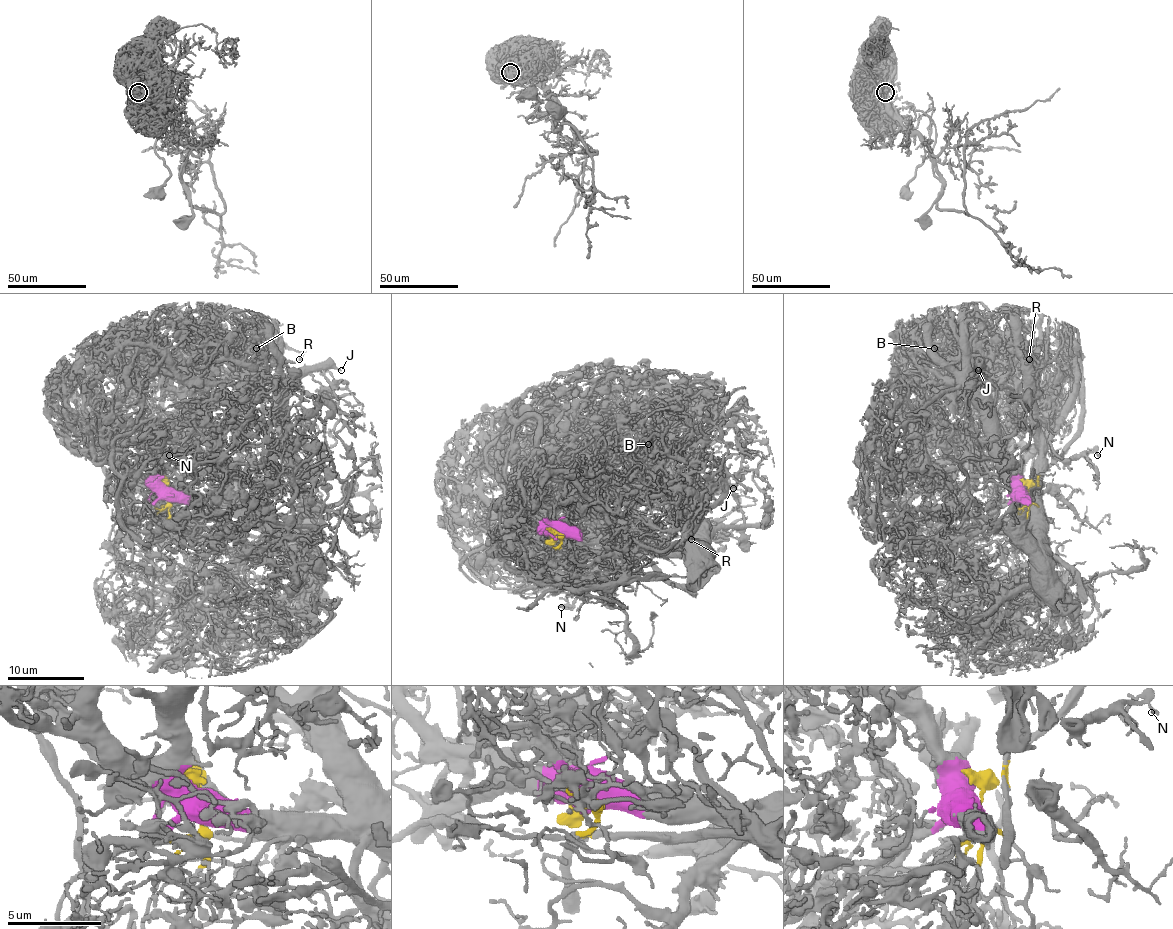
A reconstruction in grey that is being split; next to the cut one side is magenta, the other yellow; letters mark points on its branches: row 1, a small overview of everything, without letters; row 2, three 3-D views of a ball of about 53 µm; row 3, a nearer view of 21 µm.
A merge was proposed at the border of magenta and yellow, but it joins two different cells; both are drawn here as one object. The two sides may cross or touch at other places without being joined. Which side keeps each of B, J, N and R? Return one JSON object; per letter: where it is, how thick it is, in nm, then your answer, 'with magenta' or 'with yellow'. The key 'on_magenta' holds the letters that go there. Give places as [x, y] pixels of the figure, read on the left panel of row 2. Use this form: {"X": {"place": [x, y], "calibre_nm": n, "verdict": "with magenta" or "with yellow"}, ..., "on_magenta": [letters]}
{"B": {"place": [256, 348], "calibre_nm": 110, "verdict": "with magenta"}, "J": {"place": [341, 370], "calibre_nm": 190, "verdict": "with magenta"}, "N": {"place": [169, 455], "calibre_nm": 150, "verdict": "with magenta"}, "R": {"place": [299, 359], "calibre_nm": 160, "verdict": "with magenta"}, "on_magenta": ["B", "J", "N", "R"]}

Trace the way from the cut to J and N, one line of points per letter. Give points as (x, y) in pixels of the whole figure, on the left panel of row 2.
J: (165, 495), (222, 497), (296, 541), (306, 489), (291, 449), (289, 390), (312, 371), (340, 371)
N: (165, 495), (224, 497), (226, 464), (214, 449), (214, 459), (195, 459), (186, 451), (168, 455)

